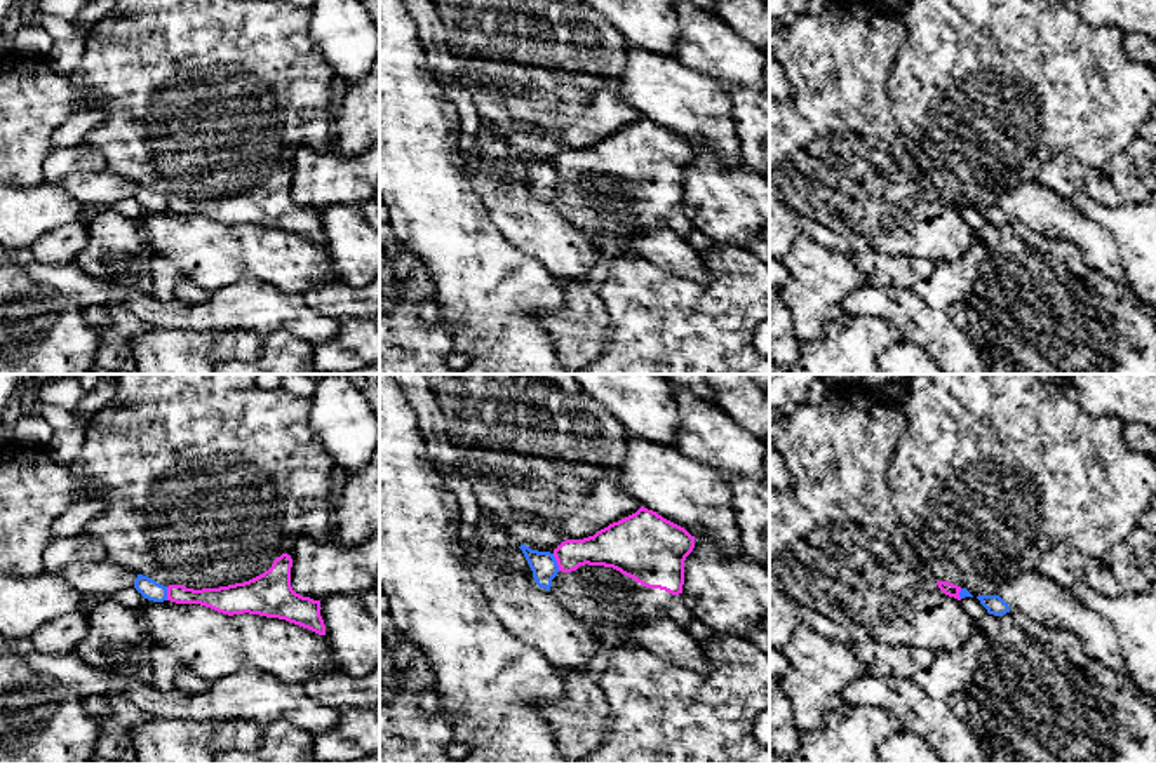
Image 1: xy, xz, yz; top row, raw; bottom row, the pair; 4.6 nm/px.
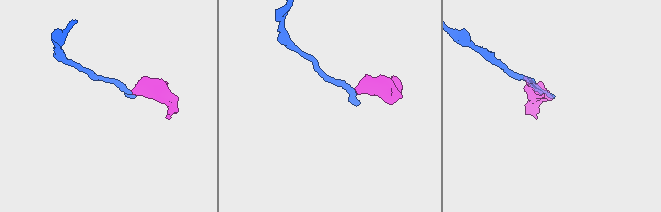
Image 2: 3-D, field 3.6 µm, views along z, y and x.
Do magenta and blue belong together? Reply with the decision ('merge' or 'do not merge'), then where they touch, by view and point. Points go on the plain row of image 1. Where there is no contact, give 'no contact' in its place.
do not merge; contact xz (557, 173)

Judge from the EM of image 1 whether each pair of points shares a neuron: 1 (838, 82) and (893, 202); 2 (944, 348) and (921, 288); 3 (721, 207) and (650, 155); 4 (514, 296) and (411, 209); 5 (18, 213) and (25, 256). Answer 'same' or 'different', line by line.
1: same
2: same
3: different
4: same
5: different

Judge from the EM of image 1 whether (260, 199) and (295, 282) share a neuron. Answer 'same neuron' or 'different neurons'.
different neurons

